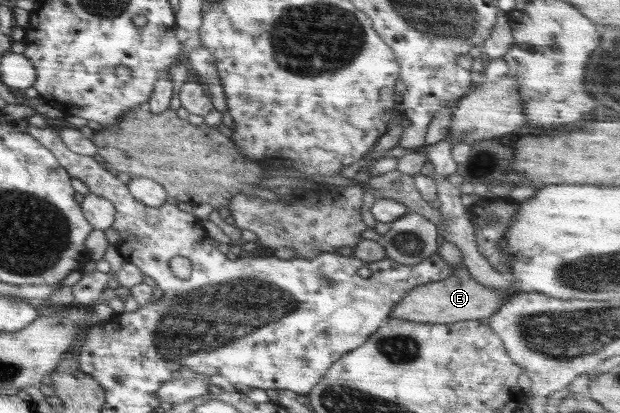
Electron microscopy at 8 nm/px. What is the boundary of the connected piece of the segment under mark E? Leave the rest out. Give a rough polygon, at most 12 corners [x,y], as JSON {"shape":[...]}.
{"shape":[[466,267],[411,289],[390,318],[452,324],[488,318],[520,285],[476,282]]}

